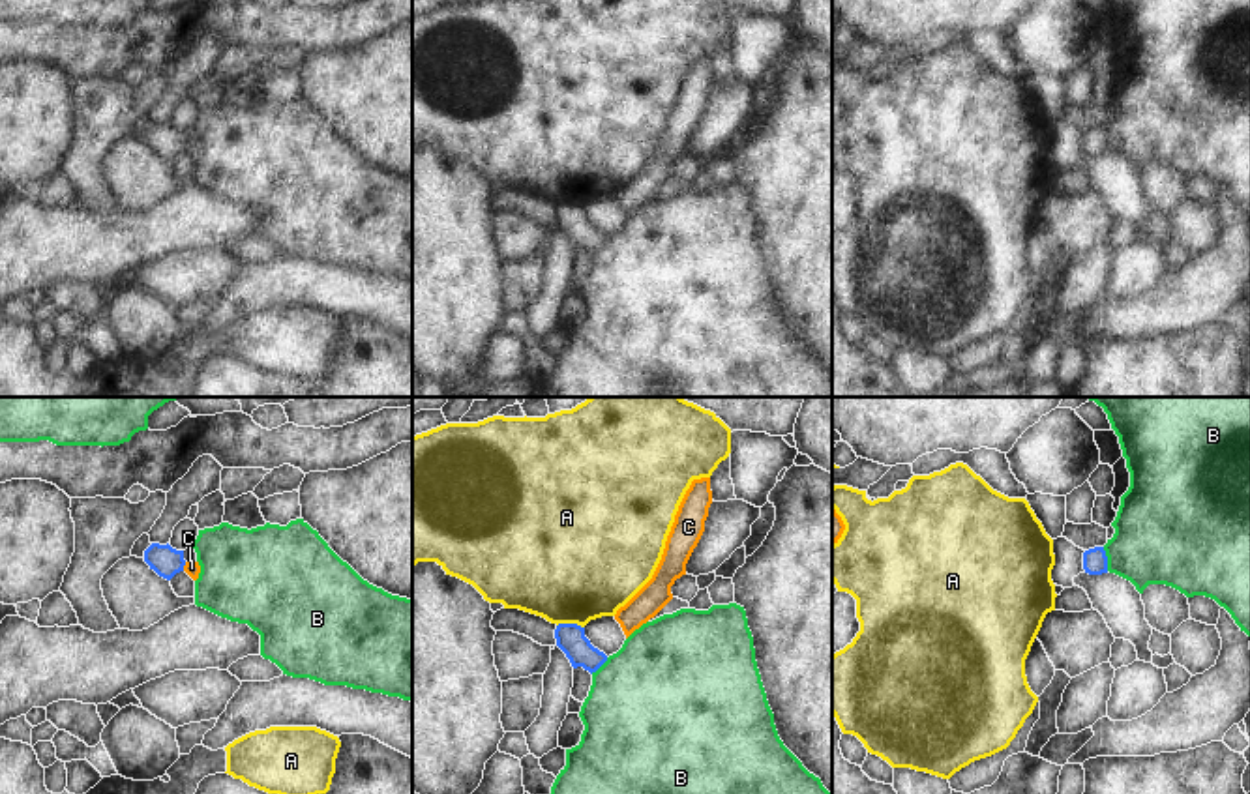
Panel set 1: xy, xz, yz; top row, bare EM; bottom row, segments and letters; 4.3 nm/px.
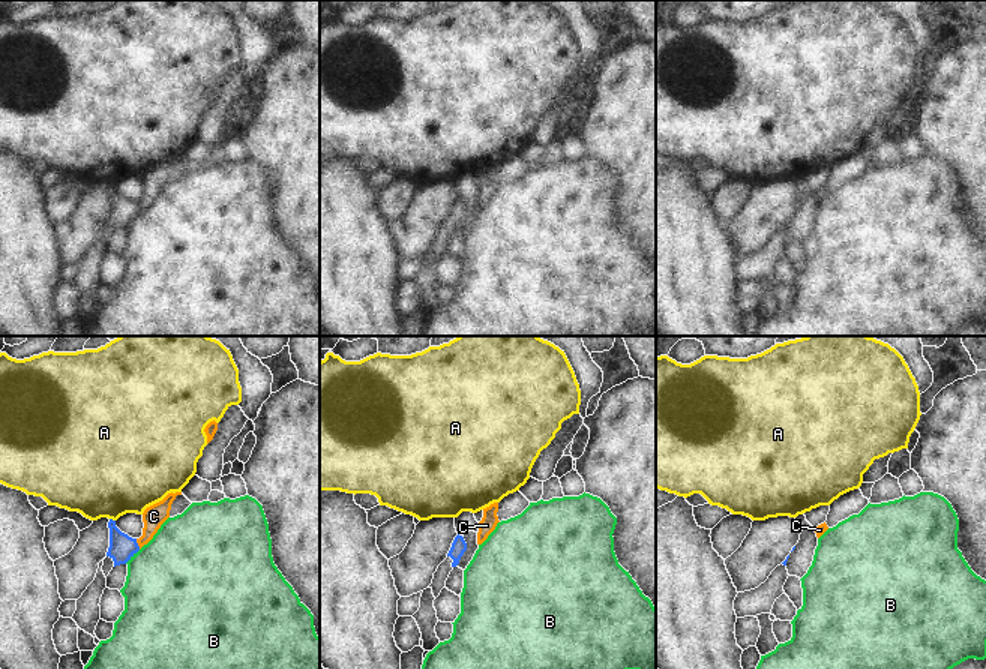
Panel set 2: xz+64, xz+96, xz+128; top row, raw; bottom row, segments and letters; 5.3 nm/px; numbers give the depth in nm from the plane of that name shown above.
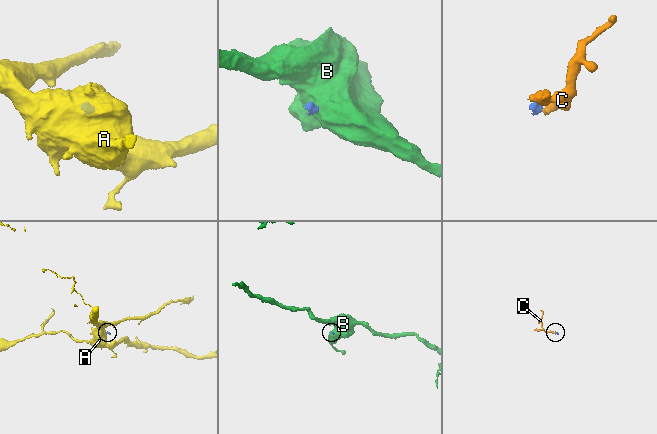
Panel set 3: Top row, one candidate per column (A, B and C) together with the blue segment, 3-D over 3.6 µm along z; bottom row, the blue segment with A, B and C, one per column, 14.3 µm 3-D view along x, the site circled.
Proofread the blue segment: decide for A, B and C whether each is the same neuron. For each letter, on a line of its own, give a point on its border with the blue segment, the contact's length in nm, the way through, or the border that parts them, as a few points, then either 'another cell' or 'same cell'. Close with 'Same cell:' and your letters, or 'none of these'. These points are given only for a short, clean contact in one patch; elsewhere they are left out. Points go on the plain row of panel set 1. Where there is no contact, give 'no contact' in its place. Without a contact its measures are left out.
A: xz (570, 205) | 120 nm | another cell
B: yz (1106, 139) | 110 nm | along yz (1102, 128), (1108, 150) | another cell
C: xy (184, 145) | 40 nm | across xy (165, 141), (184, 145), (192, 148) | same cell
Same cell: C

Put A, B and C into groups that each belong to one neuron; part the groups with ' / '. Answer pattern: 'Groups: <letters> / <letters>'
Groups: A / B / C.

